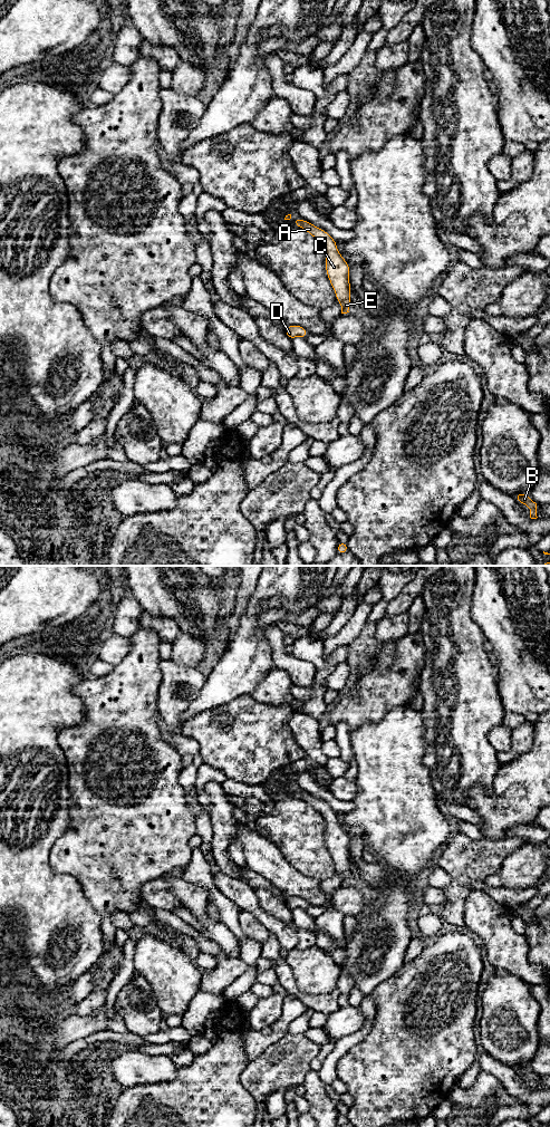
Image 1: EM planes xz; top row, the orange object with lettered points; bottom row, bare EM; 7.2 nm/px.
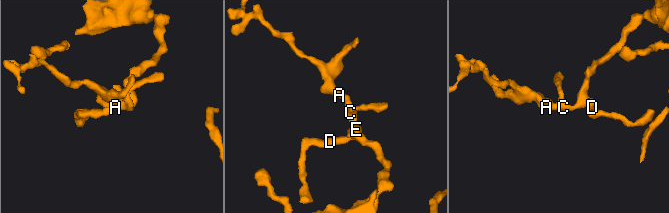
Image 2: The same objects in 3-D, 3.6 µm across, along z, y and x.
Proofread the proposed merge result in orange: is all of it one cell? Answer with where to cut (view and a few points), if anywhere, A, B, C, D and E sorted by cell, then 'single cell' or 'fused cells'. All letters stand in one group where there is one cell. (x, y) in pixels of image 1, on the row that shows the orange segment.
cut none; groups A B C D E; single cell

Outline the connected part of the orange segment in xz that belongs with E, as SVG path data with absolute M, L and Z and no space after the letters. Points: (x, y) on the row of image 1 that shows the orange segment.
M297 218L292 224L303 229L313 238L321 242L326 251L326 273L335 290L336 300L341 304L341 314L349 312L350 308L350 282L349 282L349 264L338 252L337 242L325 230Z

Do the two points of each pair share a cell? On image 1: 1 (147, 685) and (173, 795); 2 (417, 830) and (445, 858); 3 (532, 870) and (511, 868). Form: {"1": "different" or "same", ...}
{"1": "same", "2": "different", "3": "same"}

